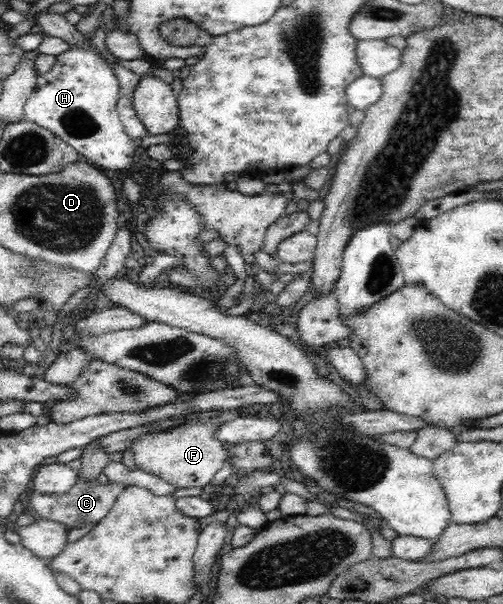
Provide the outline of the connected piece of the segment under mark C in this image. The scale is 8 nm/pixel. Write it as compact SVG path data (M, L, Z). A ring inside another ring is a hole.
M77 473L76 483L66 493L55 495L33 492L27 510L37 518L57 521L69 533L74 529L82 529L91 524L97 525L97 523L103 521L113 511L113 504L115 504L115 501L119 501L119 495L123 491L127 491L128 487L121 483L109 481L105 485L98 481L85 482L80 473Z

